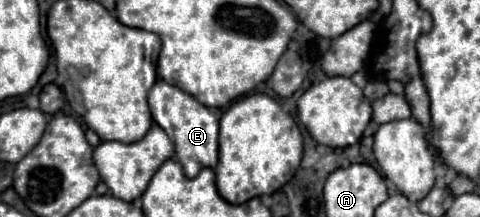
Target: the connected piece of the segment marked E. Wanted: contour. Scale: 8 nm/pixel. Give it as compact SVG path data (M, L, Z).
M162 79L156 81L156 85L150 89L148 105L150 105L154 123L160 125L172 139L175 149L173 158L184 167L186 177L196 177L202 169L216 167L218 163L218 119L208 107L200 105L194 97L190 97L188 93L182 93L182 89Z

